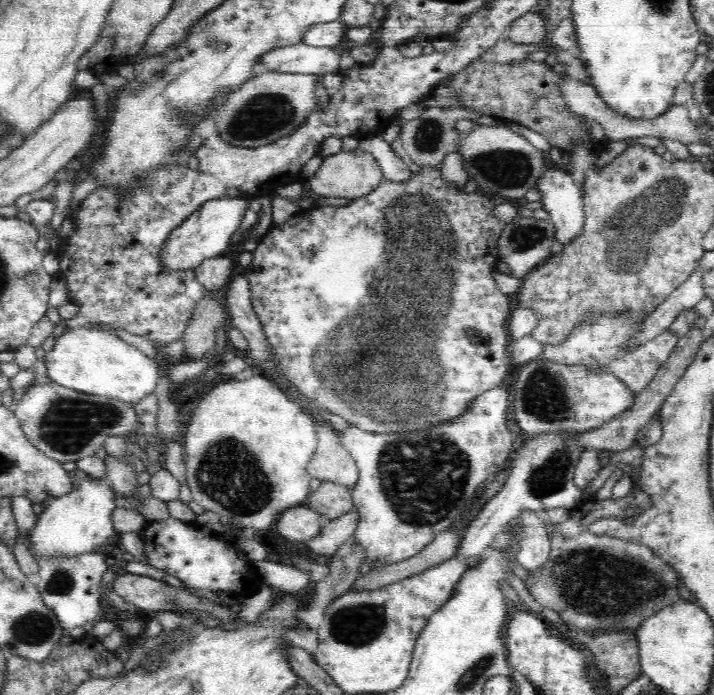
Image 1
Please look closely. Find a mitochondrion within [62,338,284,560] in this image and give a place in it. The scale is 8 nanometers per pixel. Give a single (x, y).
(228, 474)

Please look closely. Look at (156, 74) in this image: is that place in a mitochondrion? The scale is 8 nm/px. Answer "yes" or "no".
yes

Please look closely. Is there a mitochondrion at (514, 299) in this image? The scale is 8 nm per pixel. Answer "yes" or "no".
no

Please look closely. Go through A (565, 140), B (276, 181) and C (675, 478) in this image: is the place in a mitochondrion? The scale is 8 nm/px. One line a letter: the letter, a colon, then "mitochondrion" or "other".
A: other
B: other
C: other

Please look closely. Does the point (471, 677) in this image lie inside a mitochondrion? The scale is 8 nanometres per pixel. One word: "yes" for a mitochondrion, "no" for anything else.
yes

